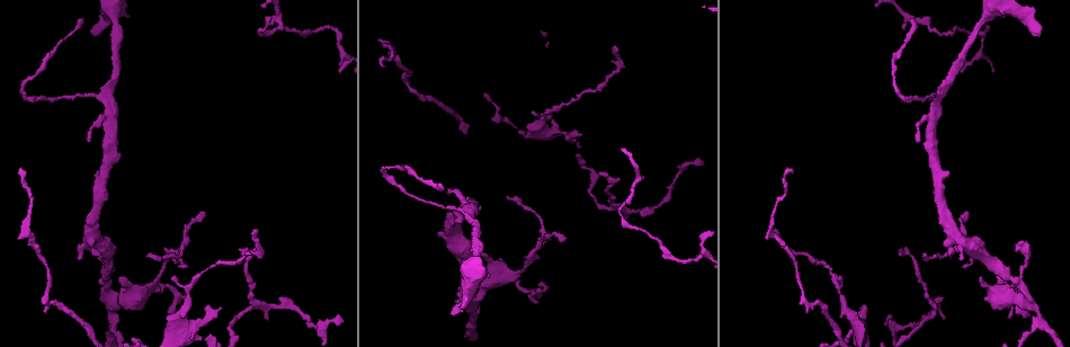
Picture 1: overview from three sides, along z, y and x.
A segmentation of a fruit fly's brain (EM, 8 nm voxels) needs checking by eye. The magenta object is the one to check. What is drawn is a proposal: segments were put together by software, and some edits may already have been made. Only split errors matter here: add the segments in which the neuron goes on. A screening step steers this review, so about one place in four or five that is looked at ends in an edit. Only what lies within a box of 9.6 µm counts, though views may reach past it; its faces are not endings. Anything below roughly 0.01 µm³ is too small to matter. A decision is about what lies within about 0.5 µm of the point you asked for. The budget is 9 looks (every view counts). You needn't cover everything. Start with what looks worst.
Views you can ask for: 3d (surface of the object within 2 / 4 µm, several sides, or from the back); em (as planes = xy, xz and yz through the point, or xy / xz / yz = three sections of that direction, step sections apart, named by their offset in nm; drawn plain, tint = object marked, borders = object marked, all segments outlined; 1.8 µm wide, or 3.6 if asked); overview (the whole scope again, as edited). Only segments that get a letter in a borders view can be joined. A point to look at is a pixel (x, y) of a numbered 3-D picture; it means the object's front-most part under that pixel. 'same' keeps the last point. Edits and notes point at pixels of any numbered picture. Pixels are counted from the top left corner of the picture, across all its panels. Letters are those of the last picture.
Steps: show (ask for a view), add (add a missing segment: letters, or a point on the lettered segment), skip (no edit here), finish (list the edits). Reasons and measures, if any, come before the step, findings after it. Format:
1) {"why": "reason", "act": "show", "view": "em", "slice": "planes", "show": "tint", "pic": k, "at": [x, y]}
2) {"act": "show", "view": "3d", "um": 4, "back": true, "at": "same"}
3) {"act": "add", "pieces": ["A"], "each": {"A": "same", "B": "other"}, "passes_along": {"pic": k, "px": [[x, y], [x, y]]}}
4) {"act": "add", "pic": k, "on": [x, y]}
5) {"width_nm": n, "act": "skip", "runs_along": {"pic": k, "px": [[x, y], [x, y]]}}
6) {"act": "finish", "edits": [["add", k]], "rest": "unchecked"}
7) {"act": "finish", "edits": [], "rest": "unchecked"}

{"act": "show", "view": "em", "slice": "xy", "step": 16, "show": "borders", "pic": 1, "at": [94, 29]}

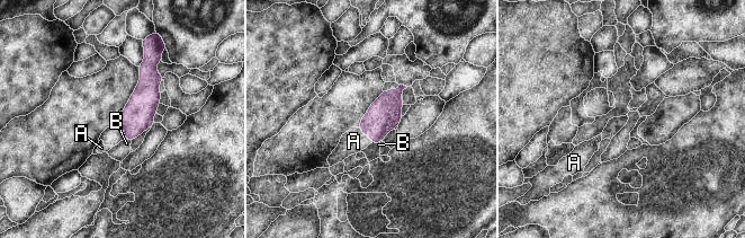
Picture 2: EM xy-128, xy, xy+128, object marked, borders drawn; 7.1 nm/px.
{"width_nm": 180, "act": "add", "pic": 2, "on": [353, 141], "each": {"A": "same", "B": "other"}, "found": "it goes on there"}

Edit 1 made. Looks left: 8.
{"act": "show", "view": "em", "um": 3.6, "slice": "planes", "show": "borders", "pic": 1, "at": [544, 135]}

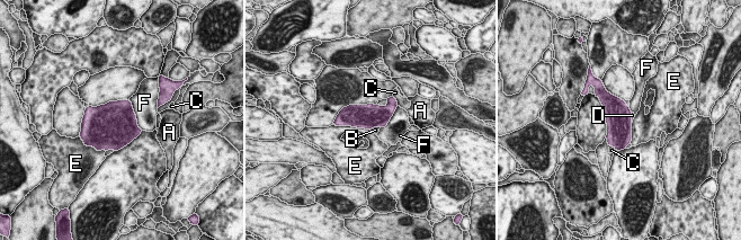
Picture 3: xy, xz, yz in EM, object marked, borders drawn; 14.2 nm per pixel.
{"act": "skip", "each": {"A": "other", "B": "other", "C": "other", "D": "other", "E": "other", "F": "other"}, "border": {"pic": 3, "px": [[380, 127], [371, 129]]}, "found": "none of them fits"}

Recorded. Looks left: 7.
{"why": "arms part here", "act": "show", "view": "em", "slice": "yz", "step": 4, "show": "tint", "pic": 1, "at": [109, 116]}

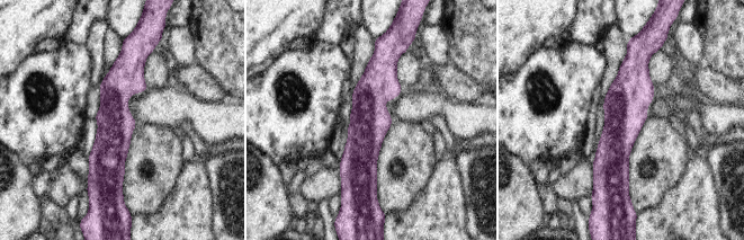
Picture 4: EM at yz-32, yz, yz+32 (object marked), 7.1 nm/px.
{"why": "another direction", "act": "show", "view": "em", "slice": "planes", "show": "borders", "at": "same"}

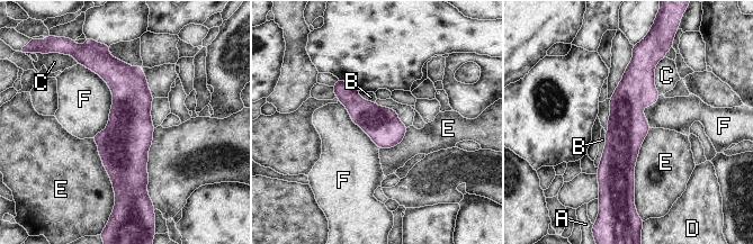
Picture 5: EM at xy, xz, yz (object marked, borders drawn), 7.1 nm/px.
{"width_nm": 260, "act": "skip", "each": {"A": "other", "B": "other", "C": "other", "D": "other", "E": "other", "F": "other"}, "runs_along": {"pic": 5, "px": [[635, 59], [624, 193]]}, "found": "no lettered segment goes on from it"}

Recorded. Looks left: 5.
{"act": "finish", "edits": [["add", 2]], "rest": "unchecked"}

